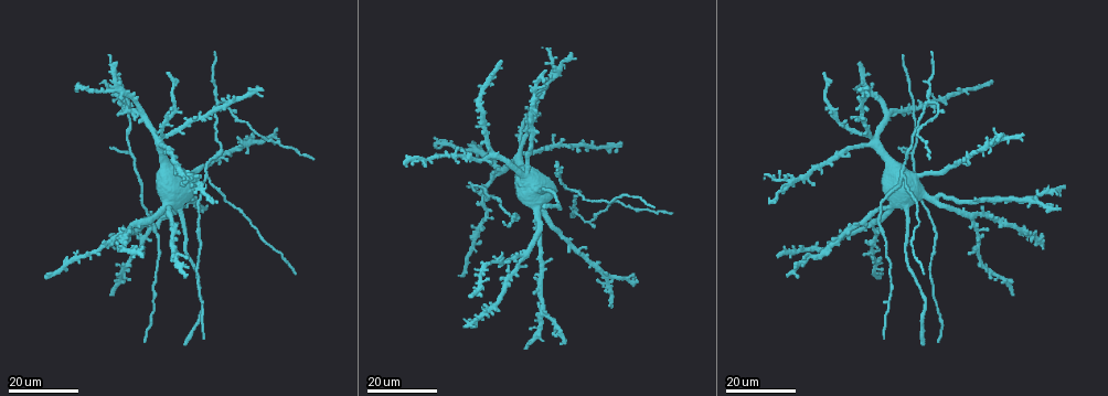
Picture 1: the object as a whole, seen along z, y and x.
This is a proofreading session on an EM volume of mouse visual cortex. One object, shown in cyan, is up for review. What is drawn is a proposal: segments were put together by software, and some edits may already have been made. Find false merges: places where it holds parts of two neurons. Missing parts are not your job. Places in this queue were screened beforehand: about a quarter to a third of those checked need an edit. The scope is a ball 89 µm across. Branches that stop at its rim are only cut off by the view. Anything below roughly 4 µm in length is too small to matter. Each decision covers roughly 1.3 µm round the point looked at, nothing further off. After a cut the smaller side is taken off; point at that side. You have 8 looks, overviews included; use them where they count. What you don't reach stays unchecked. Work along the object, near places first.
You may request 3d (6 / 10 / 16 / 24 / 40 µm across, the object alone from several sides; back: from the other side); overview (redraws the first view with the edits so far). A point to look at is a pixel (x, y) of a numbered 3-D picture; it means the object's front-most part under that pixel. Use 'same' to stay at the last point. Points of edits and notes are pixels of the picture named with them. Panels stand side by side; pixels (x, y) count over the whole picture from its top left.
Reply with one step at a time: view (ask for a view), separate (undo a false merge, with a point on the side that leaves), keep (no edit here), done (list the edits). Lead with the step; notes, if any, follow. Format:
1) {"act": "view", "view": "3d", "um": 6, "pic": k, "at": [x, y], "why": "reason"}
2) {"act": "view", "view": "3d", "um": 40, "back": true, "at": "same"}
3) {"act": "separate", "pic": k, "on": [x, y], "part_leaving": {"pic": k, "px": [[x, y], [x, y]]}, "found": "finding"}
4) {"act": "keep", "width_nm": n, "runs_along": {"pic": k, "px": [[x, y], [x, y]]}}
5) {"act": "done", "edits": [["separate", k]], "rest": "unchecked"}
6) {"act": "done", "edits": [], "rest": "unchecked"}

{"act": "view", "view": "3d", "um": 16, "pic": 1, "at": [215, 102], "why": "branch point"}

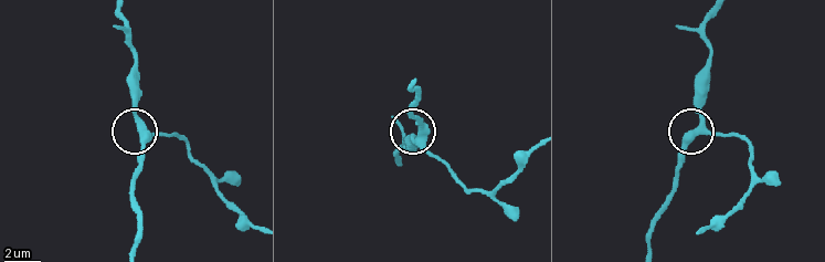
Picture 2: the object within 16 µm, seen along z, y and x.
{"act": "view", "view": "3d", "um": 6, "pic": 2, "at": [140, 125], "why": "closer look"}

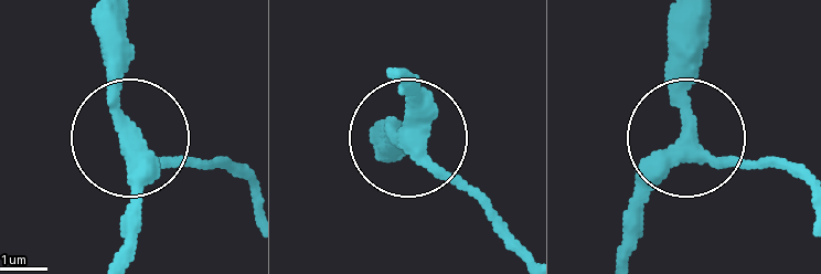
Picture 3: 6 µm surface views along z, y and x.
{"act": "keep", "width_nm": 310, "runs_along": {"pic": 3, "px": [[619, 251], [642, 179], [686, 119], [686, 17]]}, "found": "all the same neuron"}

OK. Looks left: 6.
{"act": "view", "view": "3d", "um": 24, "pic": 1, "at": [474, 184], "why": "sharp bend"}

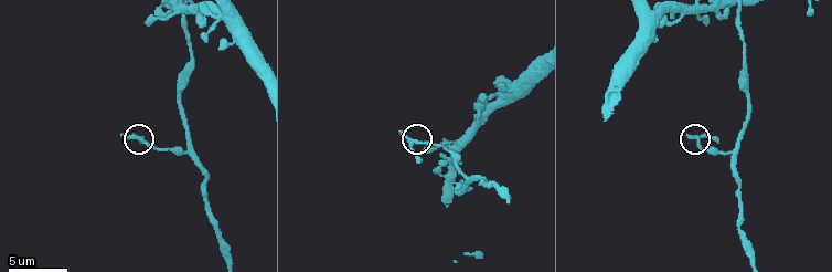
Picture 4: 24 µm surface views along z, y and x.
{"act": "view", "view": "3d", "um": 10, "pic": 4, "at": [415, 141], "why": "closer look"}

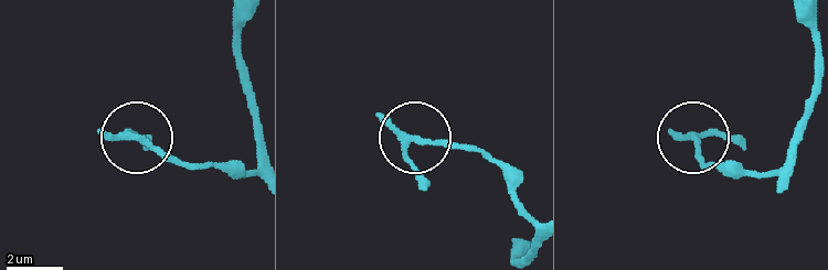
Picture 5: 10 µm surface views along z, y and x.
{"act": "keep", "arms": 3, "runs_along": {"pic": 5, "px": [[809, 20], [814, 84], [785, 162], [708, 170], [696, 136]]}, "found": "continuous, no second neuron"}

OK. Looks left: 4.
{"act": "view", "view": "3d", "um": 24, "pic": 1, "at": [910, 107], "why": "looks like a crossing"}

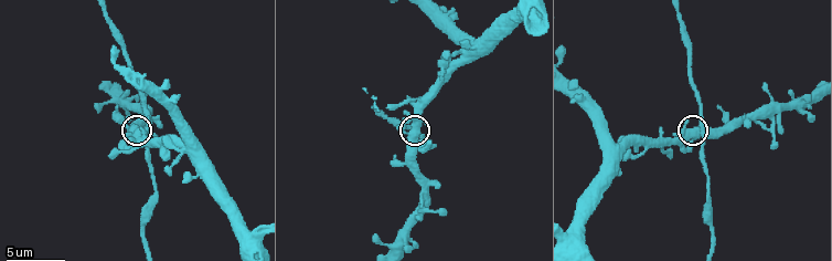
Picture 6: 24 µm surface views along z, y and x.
{"act": "view", "view": "3d", "um": 6, "pic": 6, "at": [696, 131]}

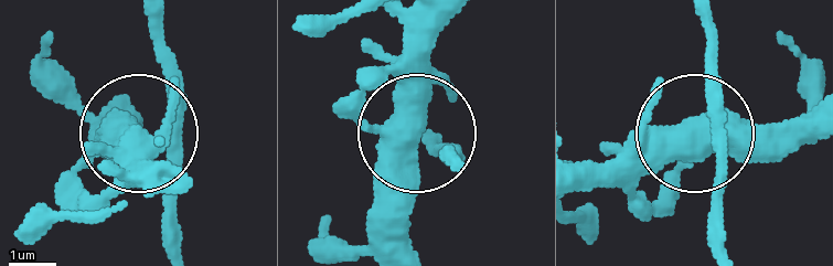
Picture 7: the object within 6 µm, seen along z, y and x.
{"act": "keep", "side_arm_um": 30, "runs_along": {"pic": 7, "px": [[461, 13], [426, 72], [402, 251]]}, "found": "all the same neuron"}

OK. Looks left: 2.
{"act": "view", "view": "3d", "um": 24, "pic": 1, "at": [905, 174], "why": "arms part here"}

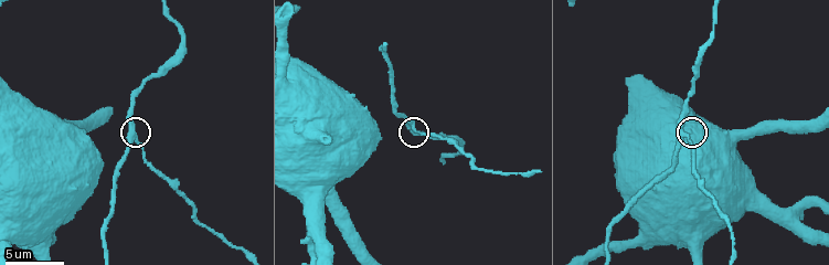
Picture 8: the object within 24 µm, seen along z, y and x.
{"act": "view", "view": "3d", "um": 10, "pic": 8, "at": [686, 137]}

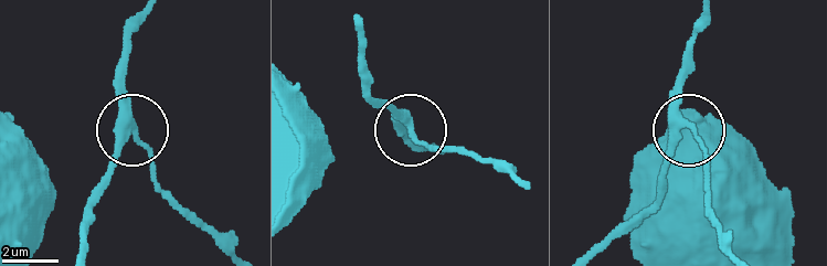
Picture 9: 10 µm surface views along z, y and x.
{"act": "keep", "side_arm_um": 44, "found": "continuous, no second neuron"}

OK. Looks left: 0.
{"act": "done", "edits": [], "rest": "unchecked"}

